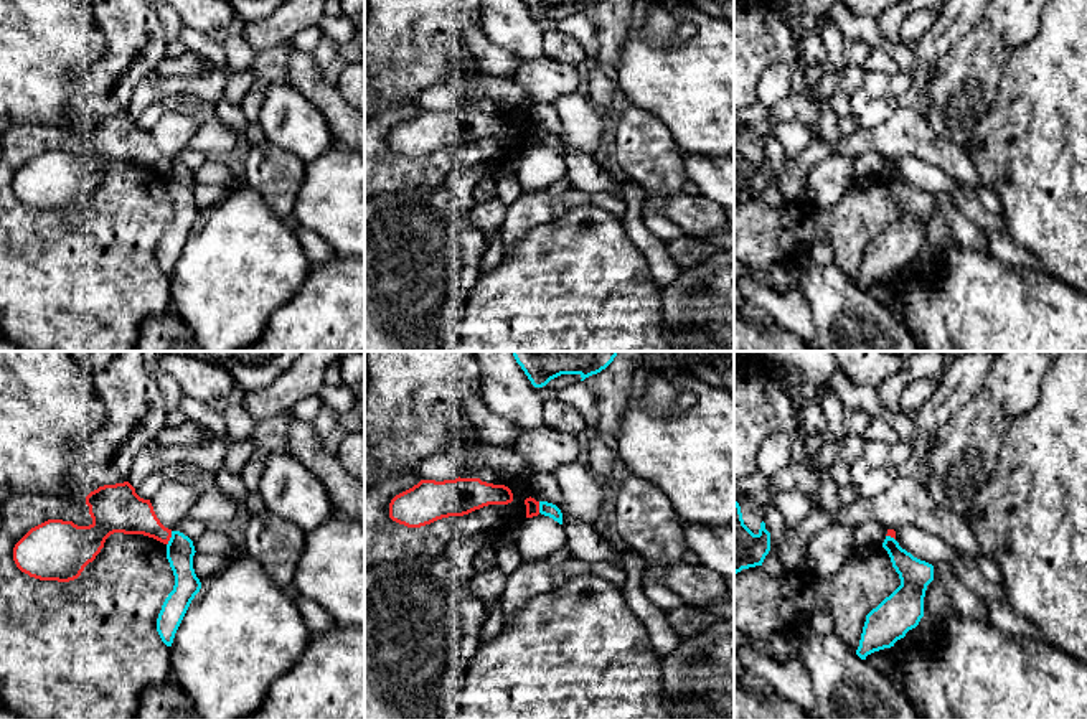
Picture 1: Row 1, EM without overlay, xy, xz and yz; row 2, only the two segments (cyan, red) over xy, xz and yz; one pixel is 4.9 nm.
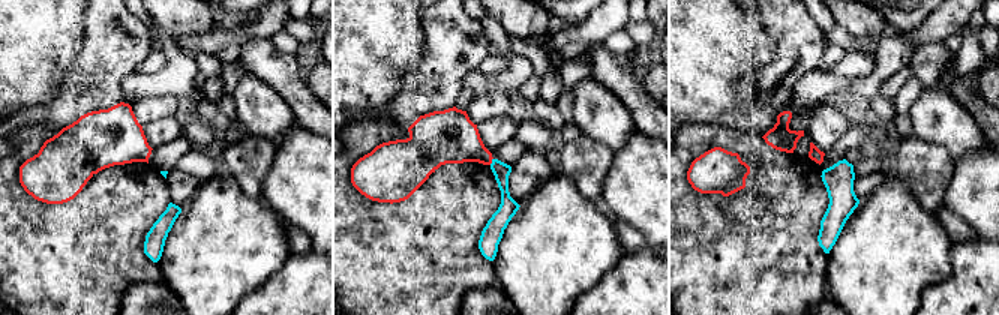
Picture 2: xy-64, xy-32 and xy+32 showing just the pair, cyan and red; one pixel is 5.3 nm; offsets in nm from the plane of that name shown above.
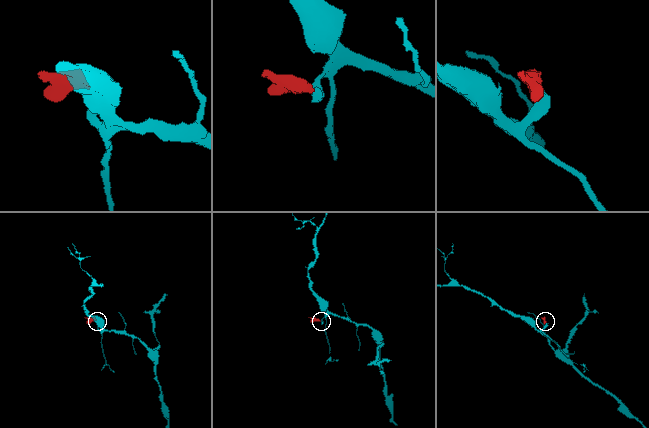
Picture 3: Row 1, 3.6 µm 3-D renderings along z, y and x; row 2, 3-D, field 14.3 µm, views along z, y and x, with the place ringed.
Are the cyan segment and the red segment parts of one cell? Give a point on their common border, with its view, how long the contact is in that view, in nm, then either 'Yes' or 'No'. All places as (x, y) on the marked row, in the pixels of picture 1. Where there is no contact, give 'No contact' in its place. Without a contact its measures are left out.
Touches cyan at xy (170, 538). Shared border 80 nm. No

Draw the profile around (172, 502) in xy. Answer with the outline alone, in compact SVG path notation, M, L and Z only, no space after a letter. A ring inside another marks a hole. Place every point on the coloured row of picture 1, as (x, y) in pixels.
M170 483L162 486L150 503L160 523L175 531L176 526L188 516L188 511L198 500L196 490L188 483Z

